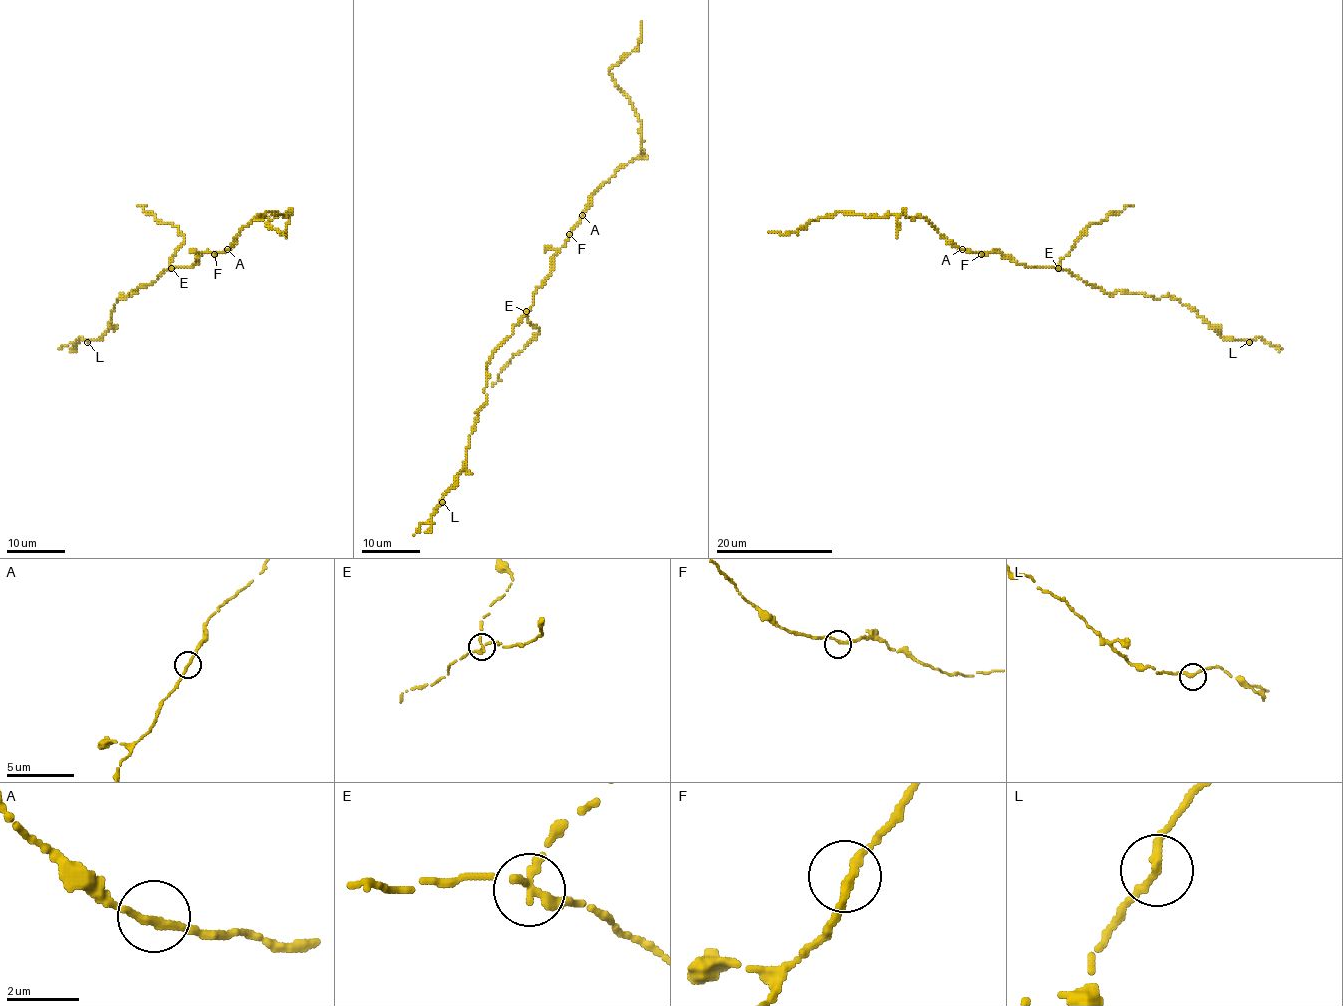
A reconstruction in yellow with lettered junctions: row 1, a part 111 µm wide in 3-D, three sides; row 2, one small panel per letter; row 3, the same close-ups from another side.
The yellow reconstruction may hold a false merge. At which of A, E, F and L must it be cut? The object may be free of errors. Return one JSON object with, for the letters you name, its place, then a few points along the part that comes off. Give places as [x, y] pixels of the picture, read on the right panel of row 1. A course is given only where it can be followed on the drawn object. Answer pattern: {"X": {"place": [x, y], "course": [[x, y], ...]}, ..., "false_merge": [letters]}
{"E": {"place": [1058, 268], "course": [[1058, 268], [1058, 263], [1089, 225], [1102, 222], [1109, 215], [1132, 205]]}, "false_merge": ["E"]}

